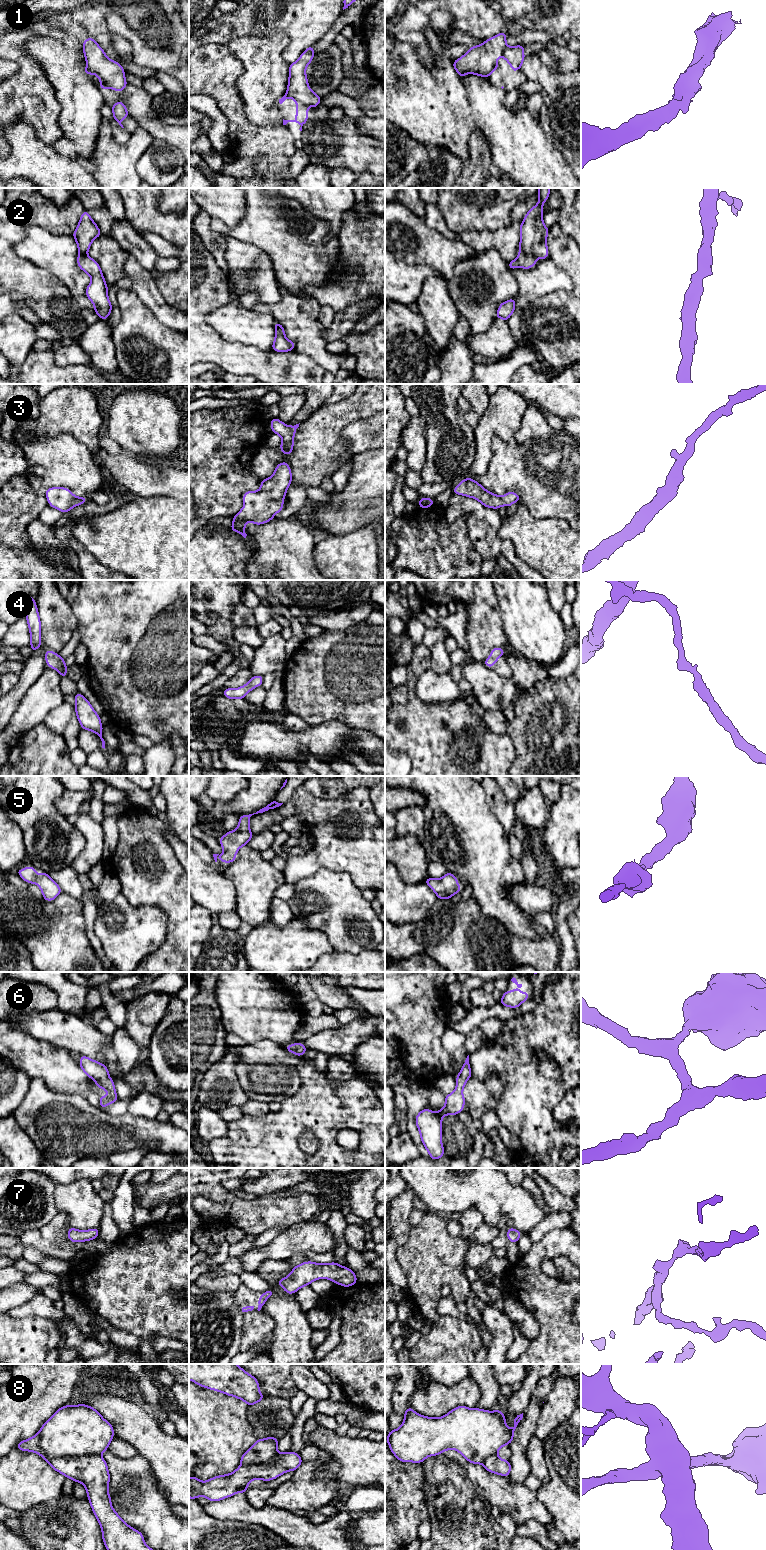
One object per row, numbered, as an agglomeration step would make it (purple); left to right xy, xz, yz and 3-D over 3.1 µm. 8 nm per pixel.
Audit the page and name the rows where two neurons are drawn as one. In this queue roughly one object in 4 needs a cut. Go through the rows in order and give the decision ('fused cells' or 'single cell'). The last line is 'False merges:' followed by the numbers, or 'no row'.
1: fused cells
2: single cell
3: single cell
4: single cell
5: single cell
6: single cell
7: single cell
8: fused cells
False merges: 1, 8

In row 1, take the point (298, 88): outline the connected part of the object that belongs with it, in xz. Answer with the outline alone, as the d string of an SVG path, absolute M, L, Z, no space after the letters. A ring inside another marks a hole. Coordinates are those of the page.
M310 46L305 49L296 62L289 64L285 96L316 108L320 104L321 97L310 89L306 76L306 67L311 63L314 55L314 46Z

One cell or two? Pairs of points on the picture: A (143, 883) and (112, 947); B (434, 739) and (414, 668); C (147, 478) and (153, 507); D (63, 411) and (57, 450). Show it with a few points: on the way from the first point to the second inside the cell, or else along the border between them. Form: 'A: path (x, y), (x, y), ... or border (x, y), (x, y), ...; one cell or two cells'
A: border (121, 892), (133, 905), (153, 905), (155, 907); two cells
B: path (417, 721), (415, 705), (411, 695), (411, 686); one cell
C: border (137, 496), (170, 496), (174, 498); two cells
D: border (37, 437), (69, 432), (81, 443); two cells

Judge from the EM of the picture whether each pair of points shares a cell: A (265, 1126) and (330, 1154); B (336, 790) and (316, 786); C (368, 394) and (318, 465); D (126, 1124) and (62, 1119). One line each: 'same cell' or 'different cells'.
A: same cell
B: same cell
C: same cell
D: same cell

